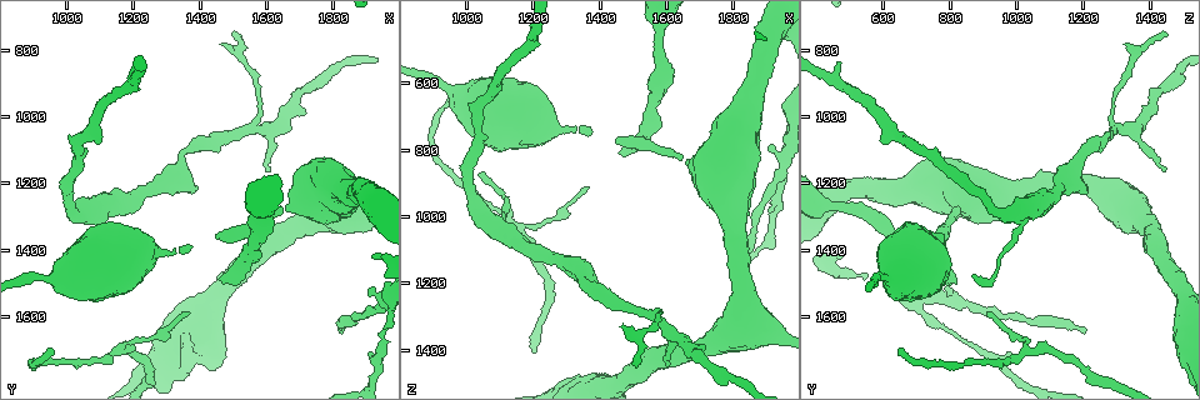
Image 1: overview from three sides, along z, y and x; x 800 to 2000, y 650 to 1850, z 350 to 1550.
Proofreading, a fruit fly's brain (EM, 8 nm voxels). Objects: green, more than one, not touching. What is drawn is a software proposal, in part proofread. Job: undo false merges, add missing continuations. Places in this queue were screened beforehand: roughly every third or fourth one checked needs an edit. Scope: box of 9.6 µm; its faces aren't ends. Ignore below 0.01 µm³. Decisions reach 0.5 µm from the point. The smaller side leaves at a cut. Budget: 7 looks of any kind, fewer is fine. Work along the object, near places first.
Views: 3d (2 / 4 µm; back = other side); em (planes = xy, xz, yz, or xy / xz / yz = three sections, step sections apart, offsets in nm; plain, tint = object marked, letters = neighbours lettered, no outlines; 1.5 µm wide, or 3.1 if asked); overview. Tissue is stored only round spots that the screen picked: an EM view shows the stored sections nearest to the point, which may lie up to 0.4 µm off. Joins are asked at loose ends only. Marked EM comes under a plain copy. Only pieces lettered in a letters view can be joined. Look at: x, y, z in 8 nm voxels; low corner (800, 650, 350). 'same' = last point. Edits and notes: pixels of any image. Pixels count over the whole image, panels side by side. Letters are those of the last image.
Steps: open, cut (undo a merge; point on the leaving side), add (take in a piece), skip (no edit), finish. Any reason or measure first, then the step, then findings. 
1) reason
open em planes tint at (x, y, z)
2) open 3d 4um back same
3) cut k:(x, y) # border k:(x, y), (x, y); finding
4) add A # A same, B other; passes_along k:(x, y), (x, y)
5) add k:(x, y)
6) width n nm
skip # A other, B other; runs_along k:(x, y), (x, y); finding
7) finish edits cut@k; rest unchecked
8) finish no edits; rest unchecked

open em planes letters at (1510, 750, 1450)

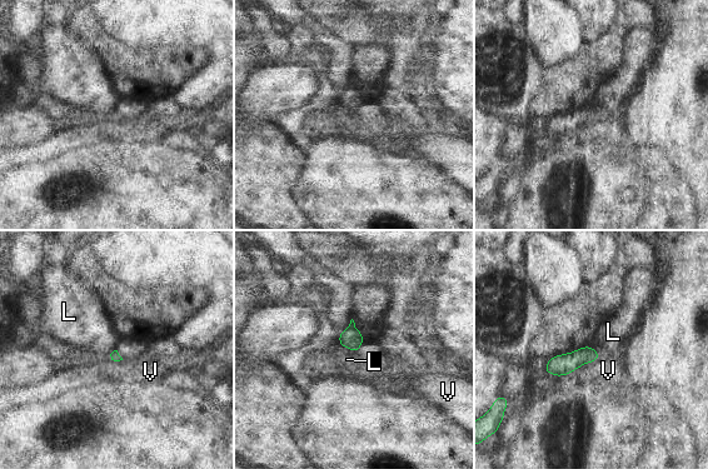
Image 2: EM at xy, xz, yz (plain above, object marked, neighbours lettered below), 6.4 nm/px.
skip # L other, V other; no lettered piece goes on from it

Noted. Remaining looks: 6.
narrows sharply
open em planes letters at (1560, 1040, 1300)

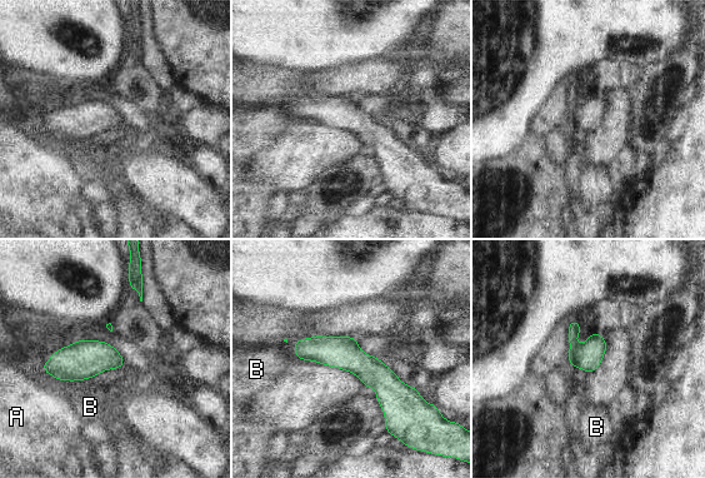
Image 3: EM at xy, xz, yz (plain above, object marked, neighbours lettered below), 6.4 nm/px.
skip # A other, B other; runs_along 3:(296, 345), (416, 396); one neuron here

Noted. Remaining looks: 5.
branch stops here
open em planes letters at (1910, 1420, 470)

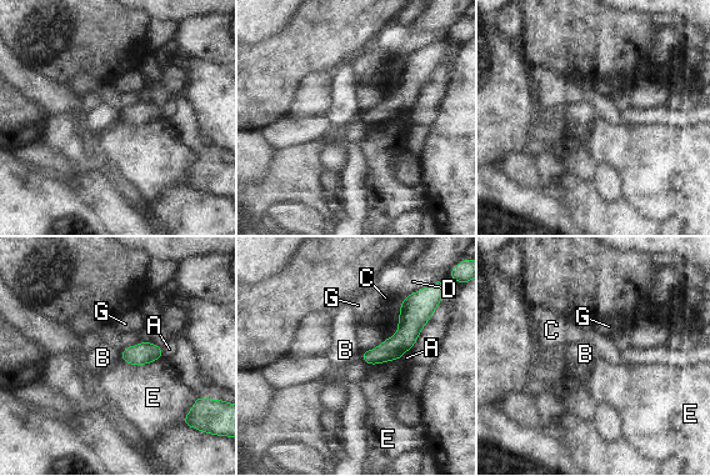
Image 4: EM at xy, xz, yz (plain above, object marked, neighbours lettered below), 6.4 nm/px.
width 110 nm; longest_contact E 280 nm
skip # A other, B other, C other, D other, E other, G other; none of them fits

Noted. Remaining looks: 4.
finish no edits; rest unchecked

